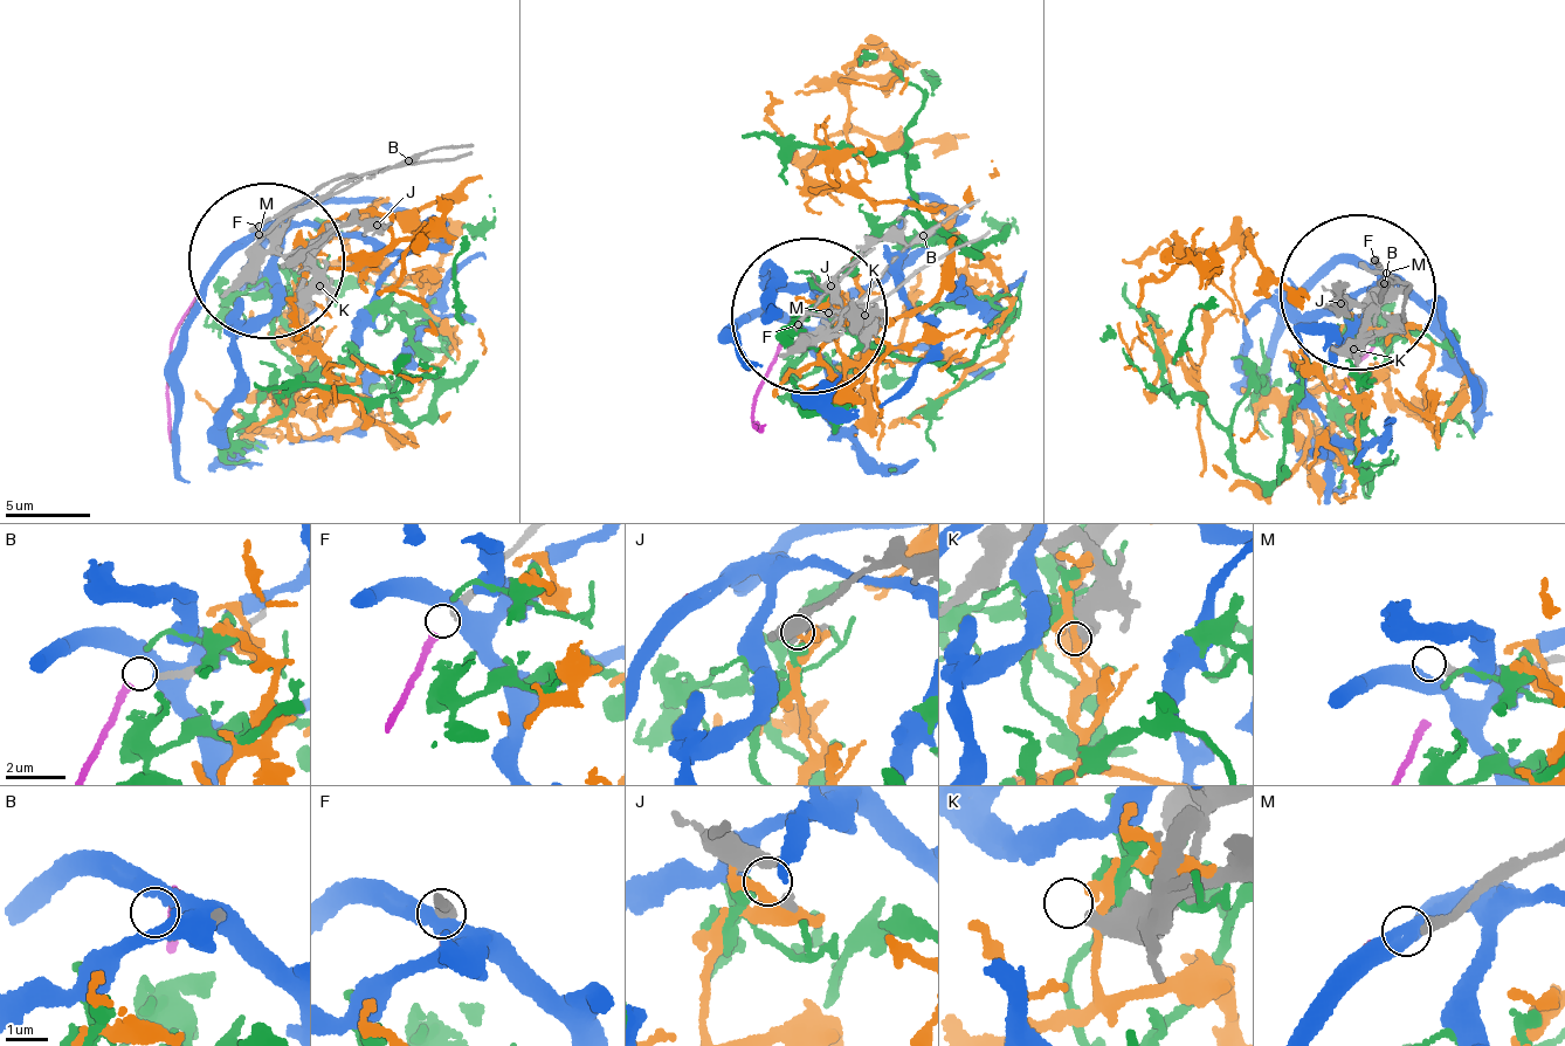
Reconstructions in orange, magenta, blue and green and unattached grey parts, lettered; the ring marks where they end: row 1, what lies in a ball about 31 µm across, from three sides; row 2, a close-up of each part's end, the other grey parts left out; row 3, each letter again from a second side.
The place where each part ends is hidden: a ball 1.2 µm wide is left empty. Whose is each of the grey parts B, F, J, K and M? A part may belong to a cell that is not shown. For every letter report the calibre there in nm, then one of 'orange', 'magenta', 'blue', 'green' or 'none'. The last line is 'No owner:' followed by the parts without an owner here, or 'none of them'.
B: 180 nm thick; none
F: 320 nm thick; magenta
J: 360 nm thick; green
K: 440 nm thick; none
M: 240 nm thick; none
No owner: B, K, M

